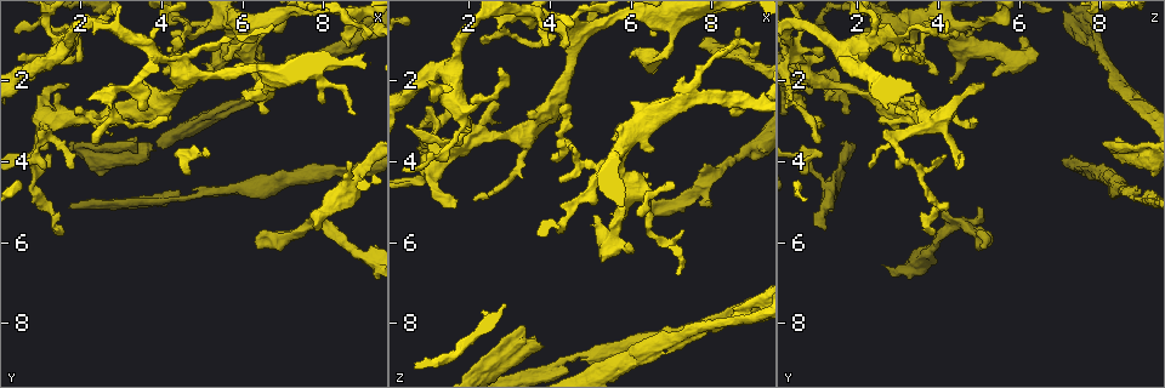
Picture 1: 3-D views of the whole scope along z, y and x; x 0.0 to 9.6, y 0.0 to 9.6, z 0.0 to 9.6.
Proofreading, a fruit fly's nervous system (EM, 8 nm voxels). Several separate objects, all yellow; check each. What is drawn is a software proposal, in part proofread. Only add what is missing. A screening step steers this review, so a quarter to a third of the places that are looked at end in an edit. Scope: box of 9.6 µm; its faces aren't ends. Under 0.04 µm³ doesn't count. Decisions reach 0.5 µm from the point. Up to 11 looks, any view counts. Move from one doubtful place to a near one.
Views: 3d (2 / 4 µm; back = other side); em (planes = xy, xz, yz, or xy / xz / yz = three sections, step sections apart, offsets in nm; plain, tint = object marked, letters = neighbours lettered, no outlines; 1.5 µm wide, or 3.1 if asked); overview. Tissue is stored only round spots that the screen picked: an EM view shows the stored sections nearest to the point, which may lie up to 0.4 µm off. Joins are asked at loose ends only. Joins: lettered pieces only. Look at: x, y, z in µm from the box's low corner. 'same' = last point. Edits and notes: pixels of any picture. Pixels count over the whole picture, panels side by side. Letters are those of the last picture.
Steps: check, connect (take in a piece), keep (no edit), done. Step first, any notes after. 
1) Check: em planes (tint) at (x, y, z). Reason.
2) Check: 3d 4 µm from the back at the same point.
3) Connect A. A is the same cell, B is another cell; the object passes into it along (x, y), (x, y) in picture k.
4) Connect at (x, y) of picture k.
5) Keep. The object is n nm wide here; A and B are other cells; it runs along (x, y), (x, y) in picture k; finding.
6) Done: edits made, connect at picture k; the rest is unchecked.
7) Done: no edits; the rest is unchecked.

Check: em planes (letters) at (1.50, 5.80, 3.75). Free end.

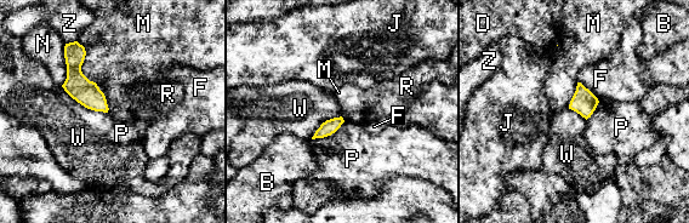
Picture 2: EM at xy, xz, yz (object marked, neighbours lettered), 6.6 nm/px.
Keep. The longest contact is with M, 500 nm; B, D, F, J, M, N, P, R, W and Z are other cells; a border runs along (61, 86), (85, 107), (107, 113) in picture 2; no lettered piece goes on from it.

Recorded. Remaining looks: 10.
Check: em planes (letters) at (4.30, 0.80, 4.45). Thin end.

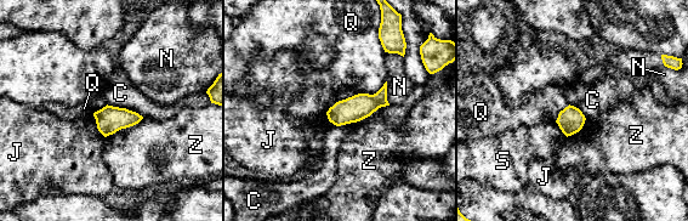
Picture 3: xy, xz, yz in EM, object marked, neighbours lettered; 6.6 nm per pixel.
Keep. The object is 170 nm wide here; C, J, N, Q, S and Z are other cells; a border runs along (386, 80), (325, 112) in picture 3; no lettered piece goes on from it.

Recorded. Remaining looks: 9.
Check: 3d 4 µm at (6.35, 2.10, 4.35).

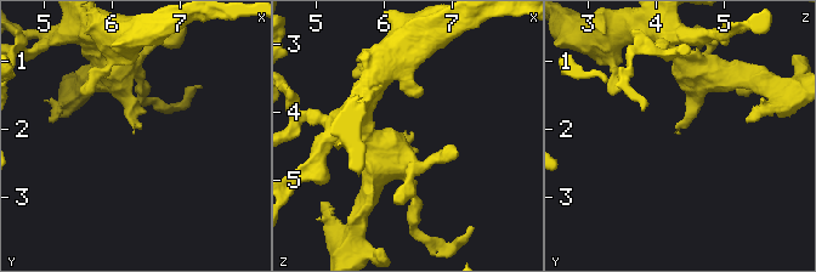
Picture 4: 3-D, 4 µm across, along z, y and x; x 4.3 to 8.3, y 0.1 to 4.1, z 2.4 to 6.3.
Check: em xz step 8 (letters) at (6.30, 2.05, 4.30). Shape alone is not enough.

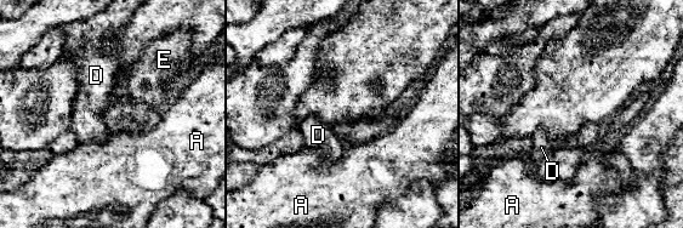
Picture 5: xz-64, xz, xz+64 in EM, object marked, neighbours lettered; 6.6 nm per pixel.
Check: em planes (letters) at the same point. Another direction.

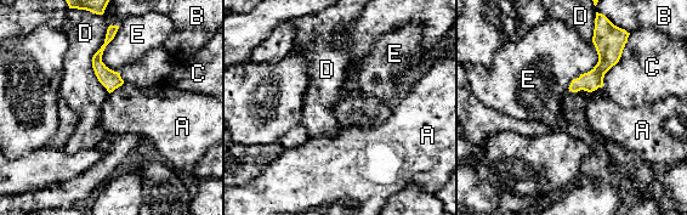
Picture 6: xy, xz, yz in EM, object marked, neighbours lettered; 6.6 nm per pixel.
Keep. A, B, C, D and E are other cells; it runs along (620, 46), (586, 81), (572, 88) in picture 6; none of them fits.

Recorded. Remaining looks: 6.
Check: 3d 2 µm from the back at (7.90, 5.15, 4.95). An open end.

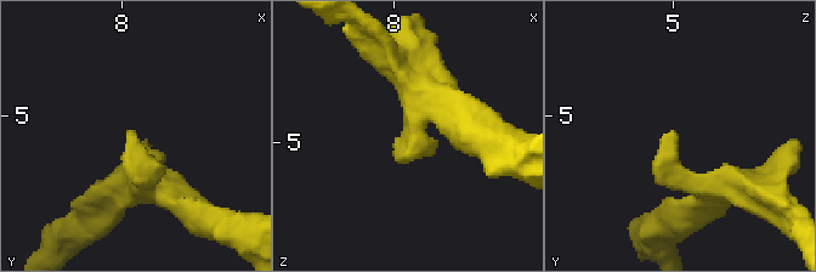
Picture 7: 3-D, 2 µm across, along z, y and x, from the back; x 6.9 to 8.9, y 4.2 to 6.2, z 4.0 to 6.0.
Check: em planes (letters) at (7.94, 5.12, 5.02). Shape alone is not enough.

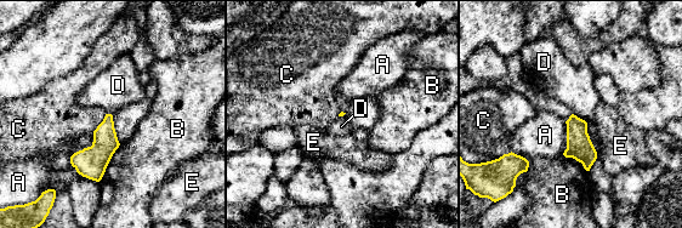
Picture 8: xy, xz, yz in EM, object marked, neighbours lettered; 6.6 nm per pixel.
Keep. A, B, C, D and E are other cells; a border runs along (572, 113), (586, 123) in picture 8; none of them fits.

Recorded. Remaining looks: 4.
Check: 3d 2 µm at (5.30, 1.30, 6.45). Branch stops here.

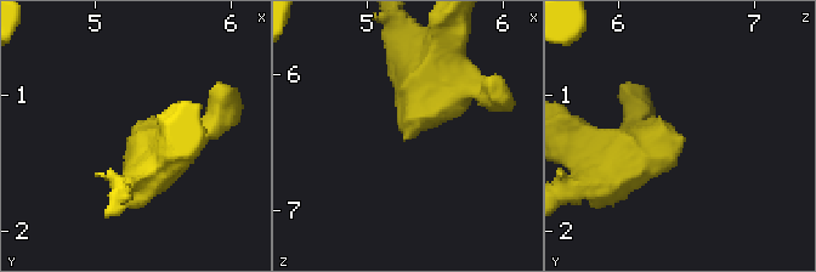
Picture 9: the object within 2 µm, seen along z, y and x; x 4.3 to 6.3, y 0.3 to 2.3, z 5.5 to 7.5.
Check: em planes (plain) at (5.26, 1.32, 6.48).

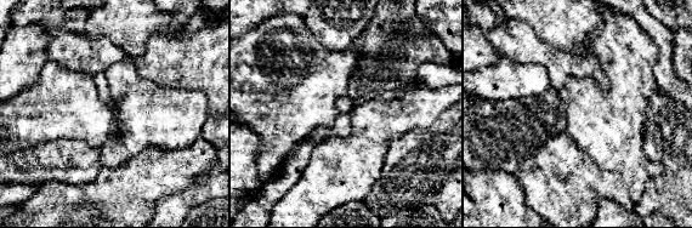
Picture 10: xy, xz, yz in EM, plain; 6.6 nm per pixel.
Check: em planes (letters) at the same point. What lies round it.

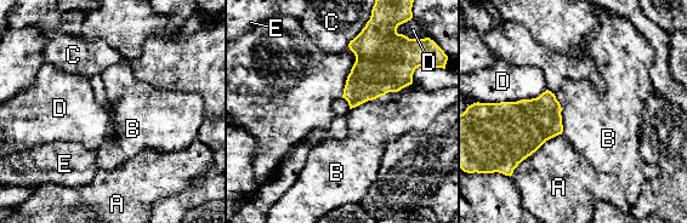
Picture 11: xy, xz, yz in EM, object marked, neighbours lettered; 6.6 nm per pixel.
Keep. A, B, C, D and E are other cells; none of them fits.

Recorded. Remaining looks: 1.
Done: no edits; the rest is unchecked.

